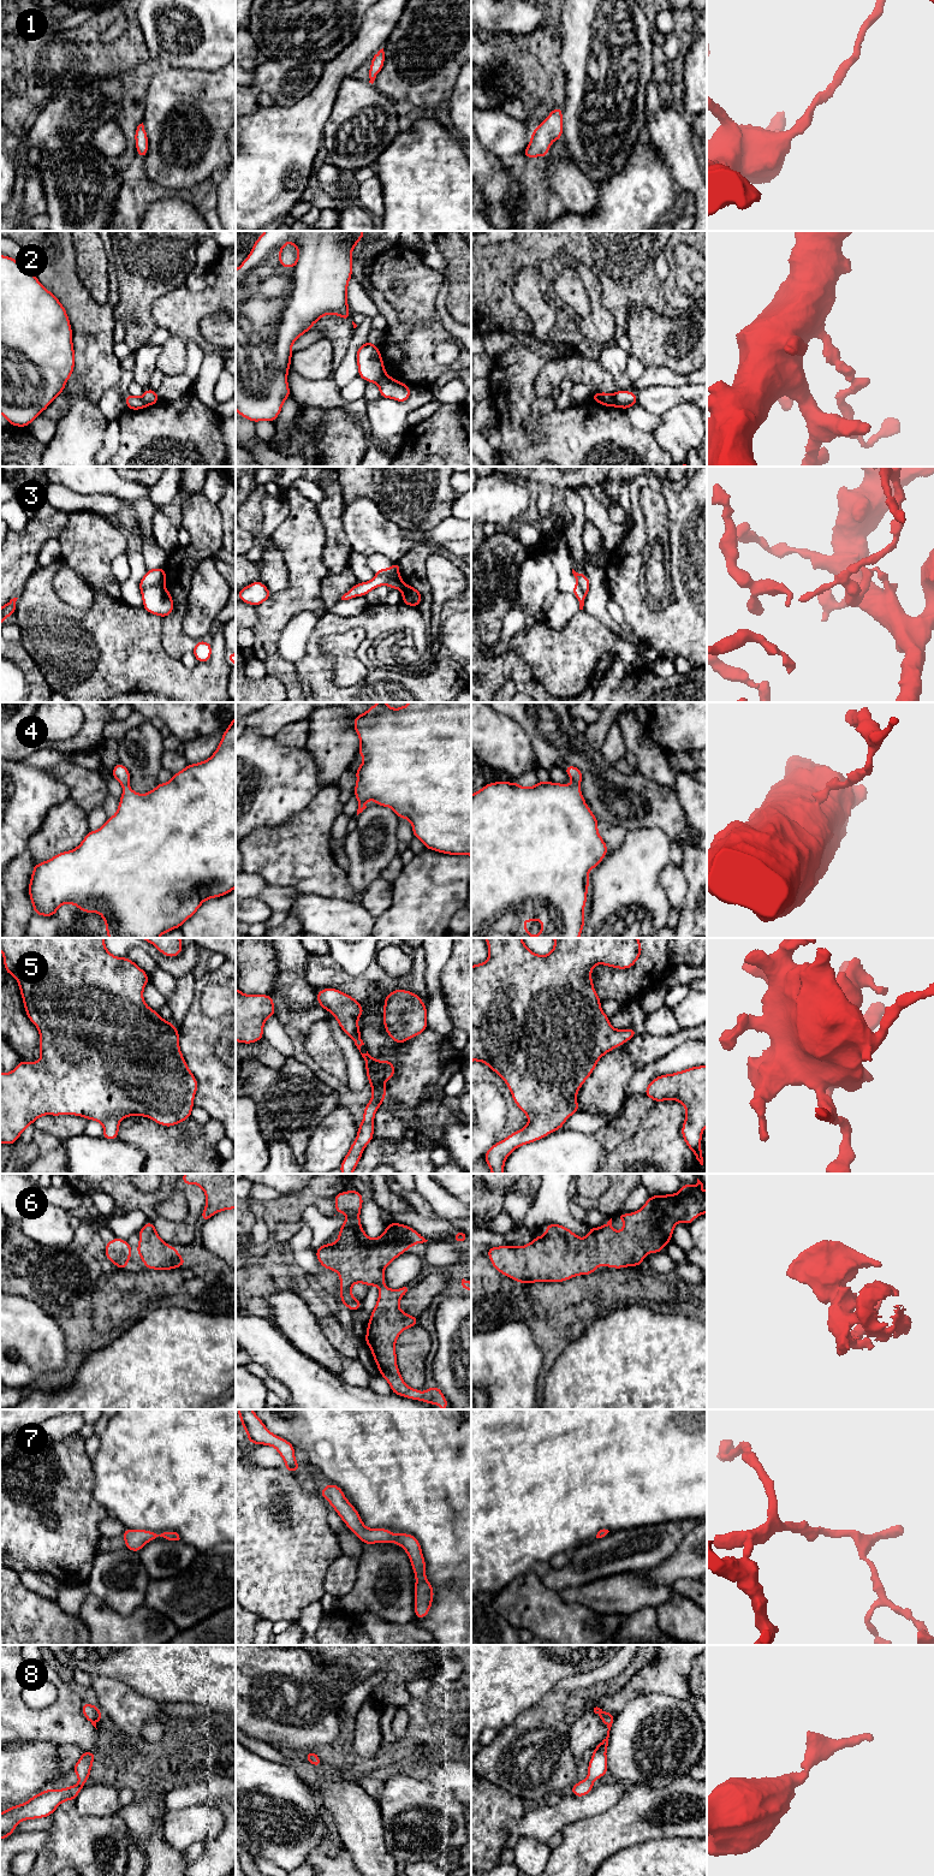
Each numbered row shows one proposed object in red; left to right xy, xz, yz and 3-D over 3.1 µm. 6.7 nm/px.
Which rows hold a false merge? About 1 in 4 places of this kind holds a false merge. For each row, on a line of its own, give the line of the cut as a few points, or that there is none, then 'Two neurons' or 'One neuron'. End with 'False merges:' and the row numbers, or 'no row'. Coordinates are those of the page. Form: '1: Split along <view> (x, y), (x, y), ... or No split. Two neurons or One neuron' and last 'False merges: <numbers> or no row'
1: No split. One neuron
2: Split along yz (613, 395), (618, 405). Two neurons
3: Split along xy (164, 583), (146, 586), (140, 589). Two neurons
4: No split. One neuron
5: No split. One neuron
6: No split. One neuron
7: No split. One neuron
8: No split. One neuron
False merges: 2, 3

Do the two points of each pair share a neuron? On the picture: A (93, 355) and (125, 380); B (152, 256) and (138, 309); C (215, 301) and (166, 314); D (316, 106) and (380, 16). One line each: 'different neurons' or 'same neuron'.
A: different neurons
B: same neuron
C: same neuron
D: same neuron

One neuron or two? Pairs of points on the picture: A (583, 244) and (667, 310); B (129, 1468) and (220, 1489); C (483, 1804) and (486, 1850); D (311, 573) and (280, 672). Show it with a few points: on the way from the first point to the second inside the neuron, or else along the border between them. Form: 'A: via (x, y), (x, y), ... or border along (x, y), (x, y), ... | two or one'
A: via (604, 250), (647, 291) | one
B: via (152, 1468), (197, 1468) | one
C: via (483, 1815), (483, 1839) | one
D: via (293, 598), (271, 622), (271, 647) | one

